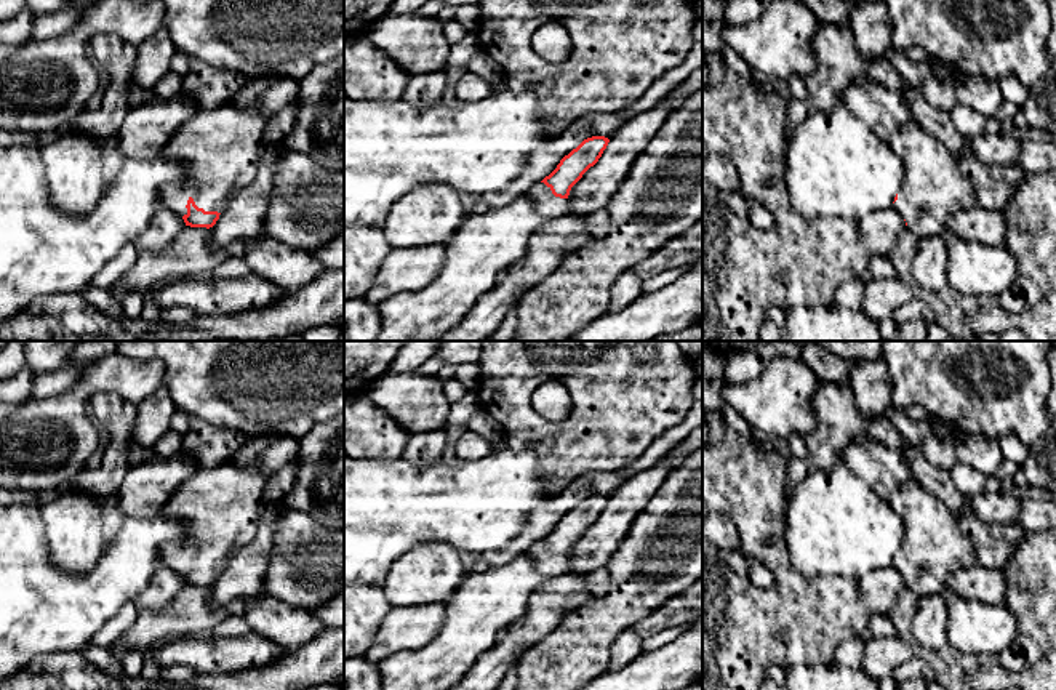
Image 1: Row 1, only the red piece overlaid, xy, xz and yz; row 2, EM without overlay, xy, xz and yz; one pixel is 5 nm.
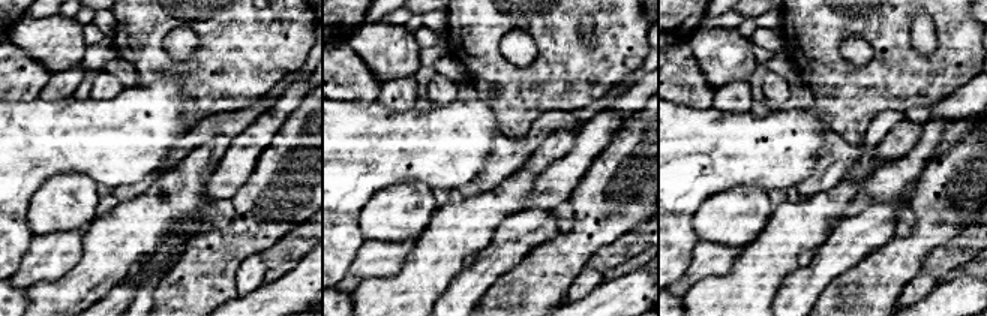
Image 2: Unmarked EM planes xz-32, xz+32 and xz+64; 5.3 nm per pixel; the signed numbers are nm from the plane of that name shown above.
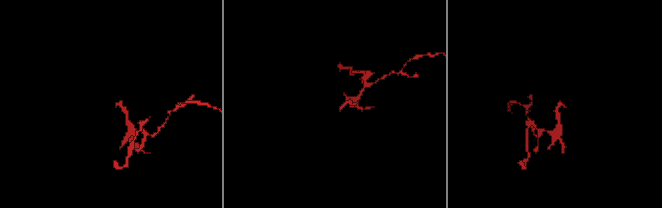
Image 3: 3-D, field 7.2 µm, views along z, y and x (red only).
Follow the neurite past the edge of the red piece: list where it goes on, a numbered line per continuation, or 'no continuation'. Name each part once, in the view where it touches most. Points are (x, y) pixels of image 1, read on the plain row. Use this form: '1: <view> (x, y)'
1: xy (223, 506)

